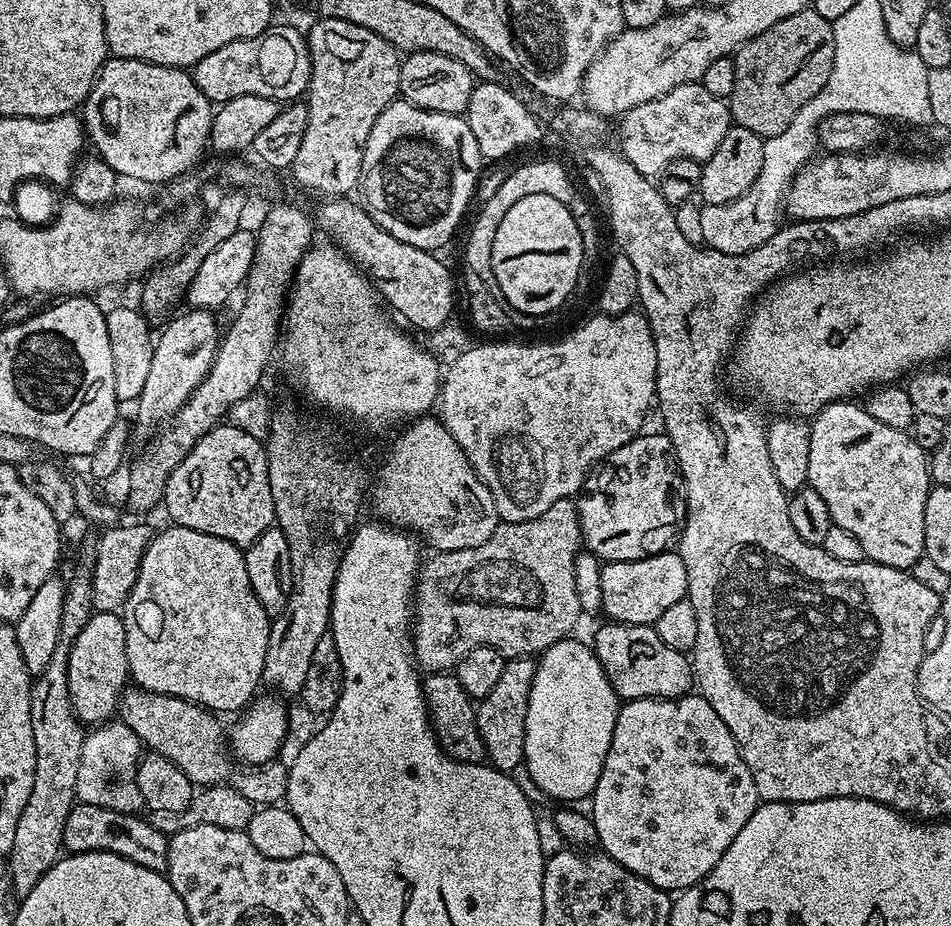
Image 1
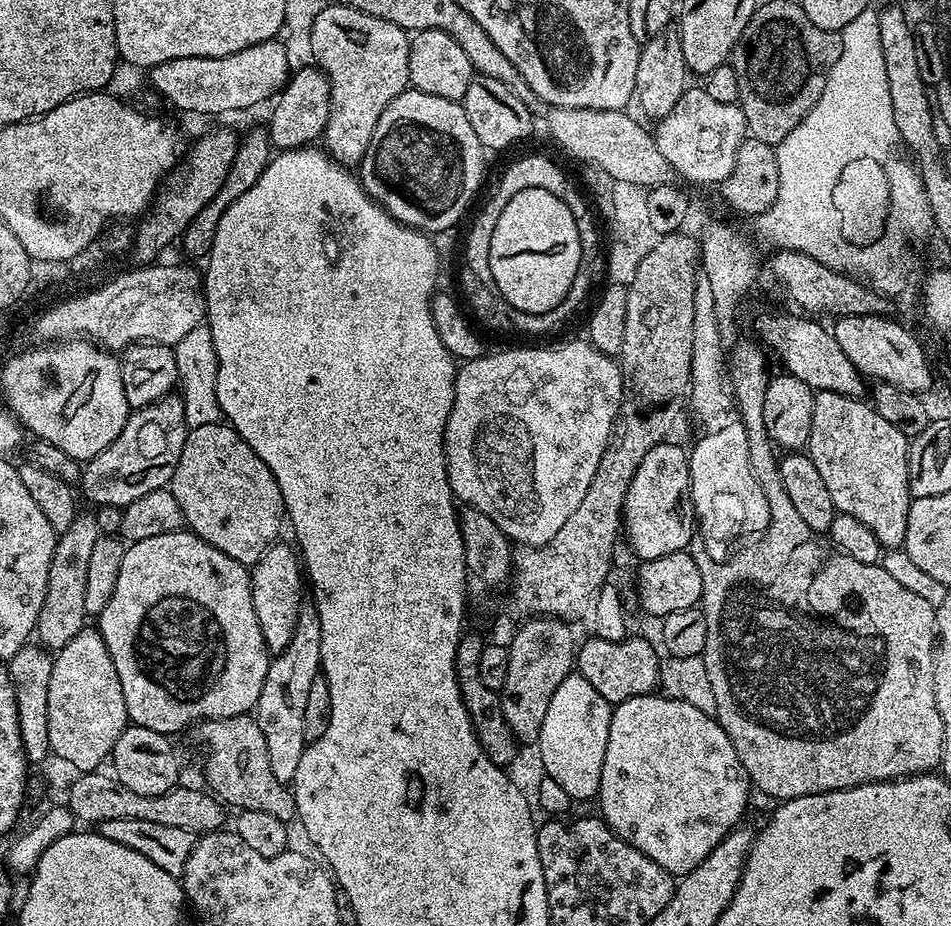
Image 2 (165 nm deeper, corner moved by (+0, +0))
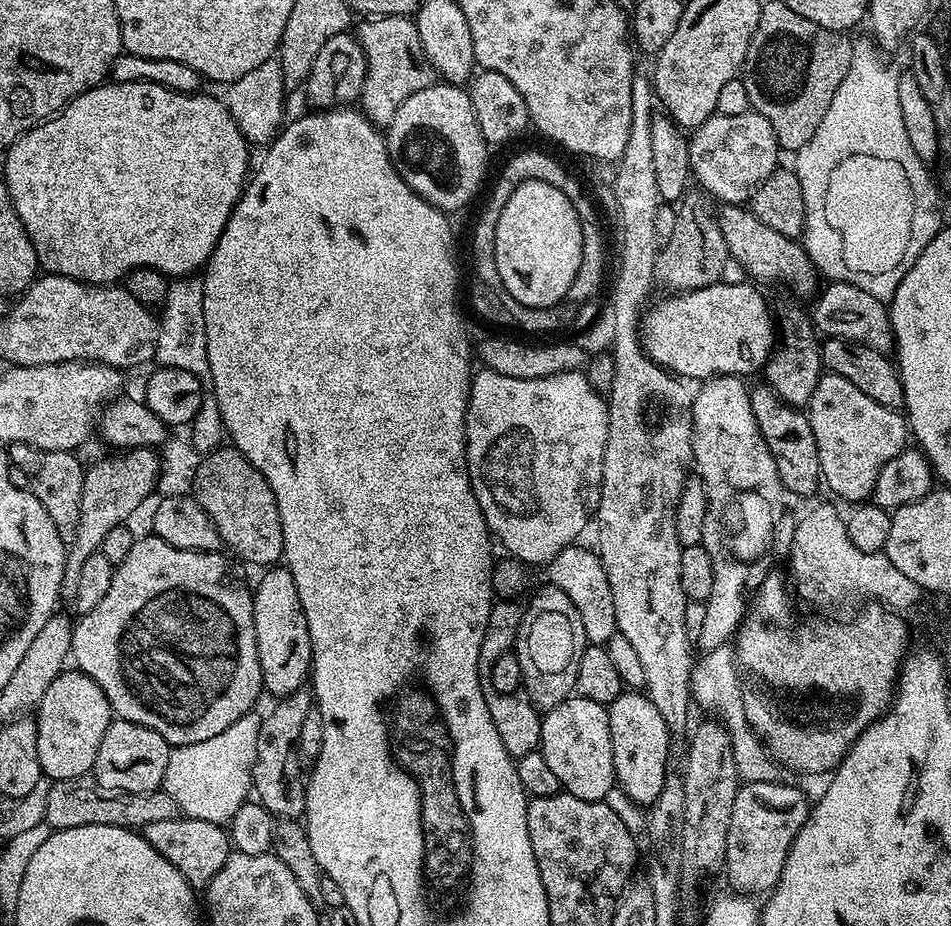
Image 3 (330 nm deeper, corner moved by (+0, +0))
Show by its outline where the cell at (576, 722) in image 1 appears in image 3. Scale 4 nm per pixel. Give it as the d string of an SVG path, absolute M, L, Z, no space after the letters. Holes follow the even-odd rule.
M571 695L558 706L547 709L540 721L542 734L538 751L545 756L550 770L554 772L563 791L583 800L604 800L608 791L616 784L614 770L614 750L610 742L610 722L608 709L598 702L590 702L585 696Z

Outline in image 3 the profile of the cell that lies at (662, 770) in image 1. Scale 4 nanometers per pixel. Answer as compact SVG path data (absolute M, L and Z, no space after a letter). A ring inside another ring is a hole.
M625 690L614 703L607 705L608 721L610 722L610 742L614 750L614 770L616 784L639 806L651 806L662 790L663 778L667 768L668 730L662 715L654 706L654 702L643 691Z

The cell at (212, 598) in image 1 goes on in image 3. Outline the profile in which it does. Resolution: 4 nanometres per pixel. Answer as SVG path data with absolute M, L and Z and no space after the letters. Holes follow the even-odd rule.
M145 534L141 540L136 540L128 548L128 553L124 556L124 561L115 565L110 590L106 590L106 598L94 606L94 610L83 613L75 621L72 630L72 650L71 659L76 664L79 671L84 672L98 686L102 686L102 694L110 702L113 713L119 719L129 720L138 726L146 726L162 738L170 746L182 744L193 744L194 742L206 742L206 738L214 738L214 734L222 734L238 718L242 718L247 712L253 711L257 706L256 699L262 696L264 683L262 682L262 670L258 666L258 646L254 638L254 606L252 605L253 589L248 588L232 573L232 568L228 565L229 557L220 552L195 552L186 550L178 546L170 546L170 542L162 542L162 538L151 534Z

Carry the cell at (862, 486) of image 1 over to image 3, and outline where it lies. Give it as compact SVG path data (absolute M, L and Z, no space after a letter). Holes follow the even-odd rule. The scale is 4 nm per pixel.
M833 372L821 375L818 386L814 386L814 394L806 405L806 415L810 430L814 430L814 442L818 442L823 483L844 500L867 501L882 466L904 451L910 436L905 417L897 409L878 406L874 398L862 394L858 386Z

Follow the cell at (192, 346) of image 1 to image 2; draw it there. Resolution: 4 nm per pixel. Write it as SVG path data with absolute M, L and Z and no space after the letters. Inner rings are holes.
M169 394L156 404L135 409L129 415L126 426L122 426L122 434L118 434L118 438L114 438L114 442L110 442L102 454L83 465L78 481L79 491L82 496L84 491L85 498L92 504L123 510L145 494L168 488L172 483L172 467L182 454L188 429L179 395Z

